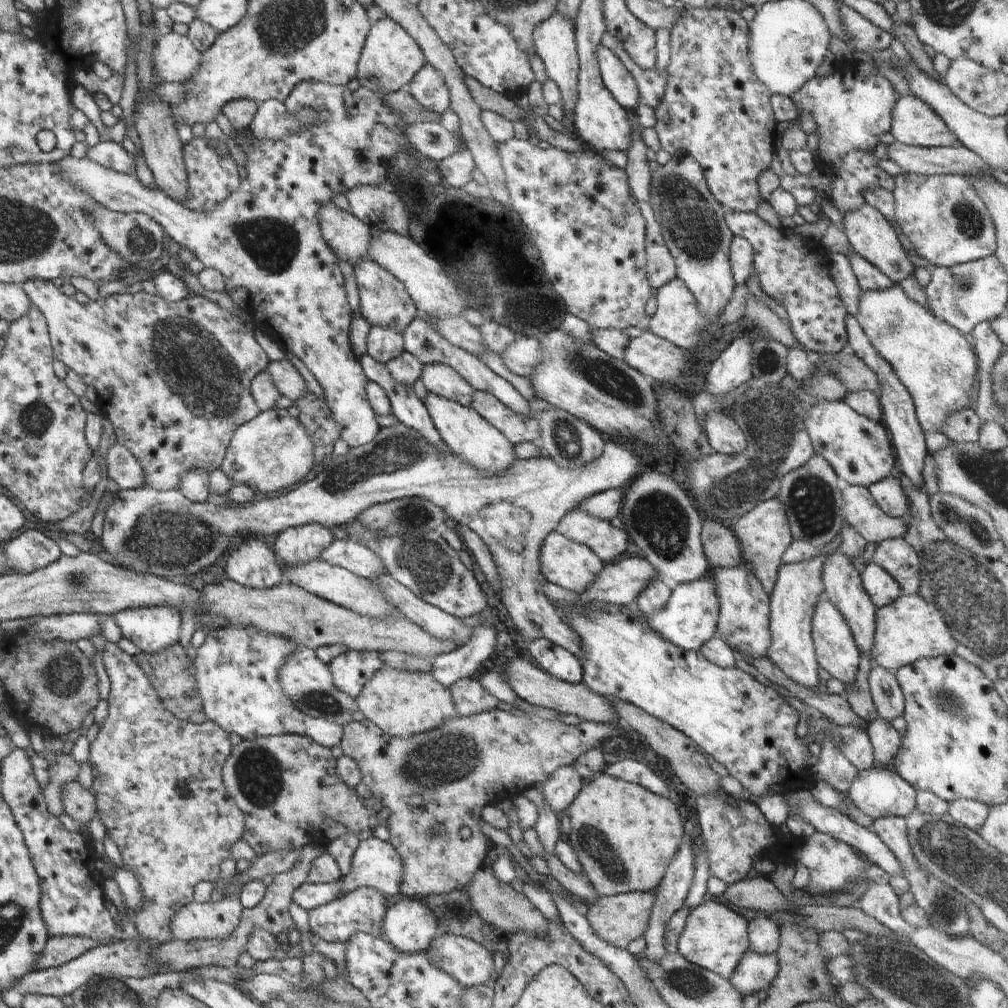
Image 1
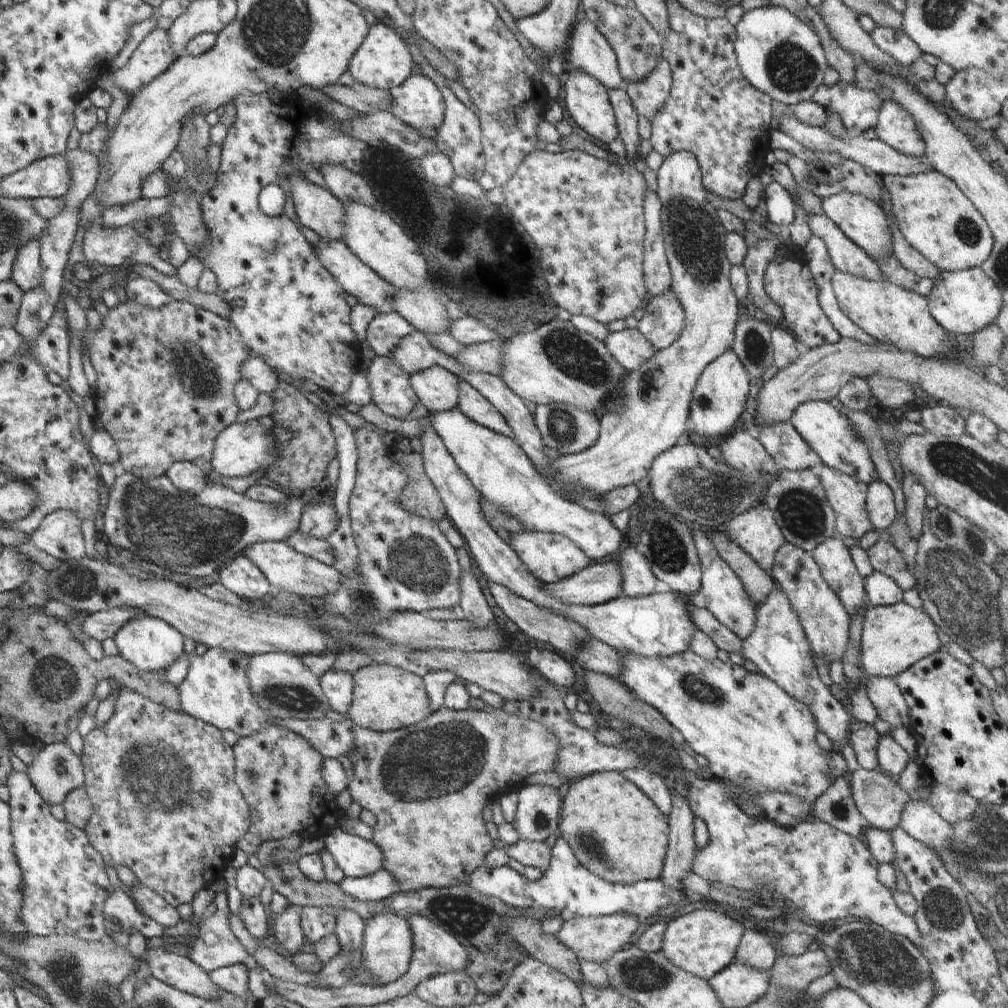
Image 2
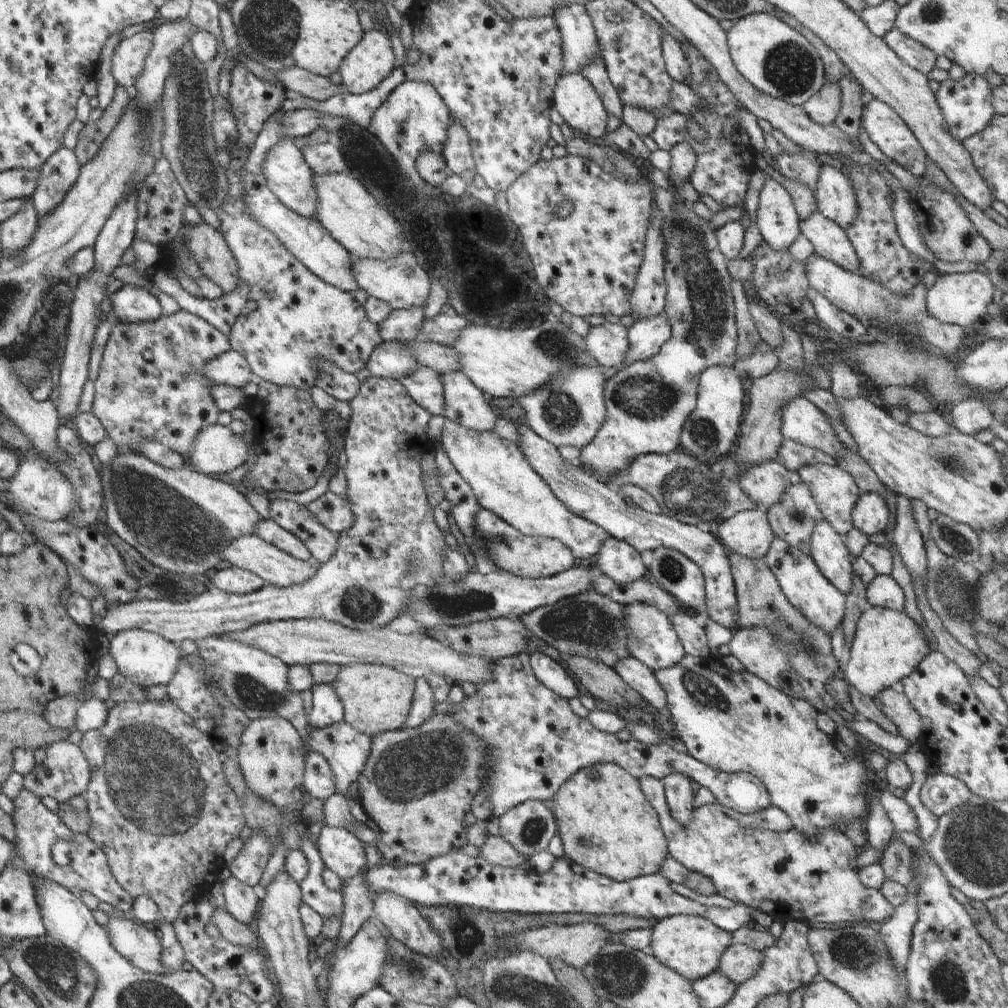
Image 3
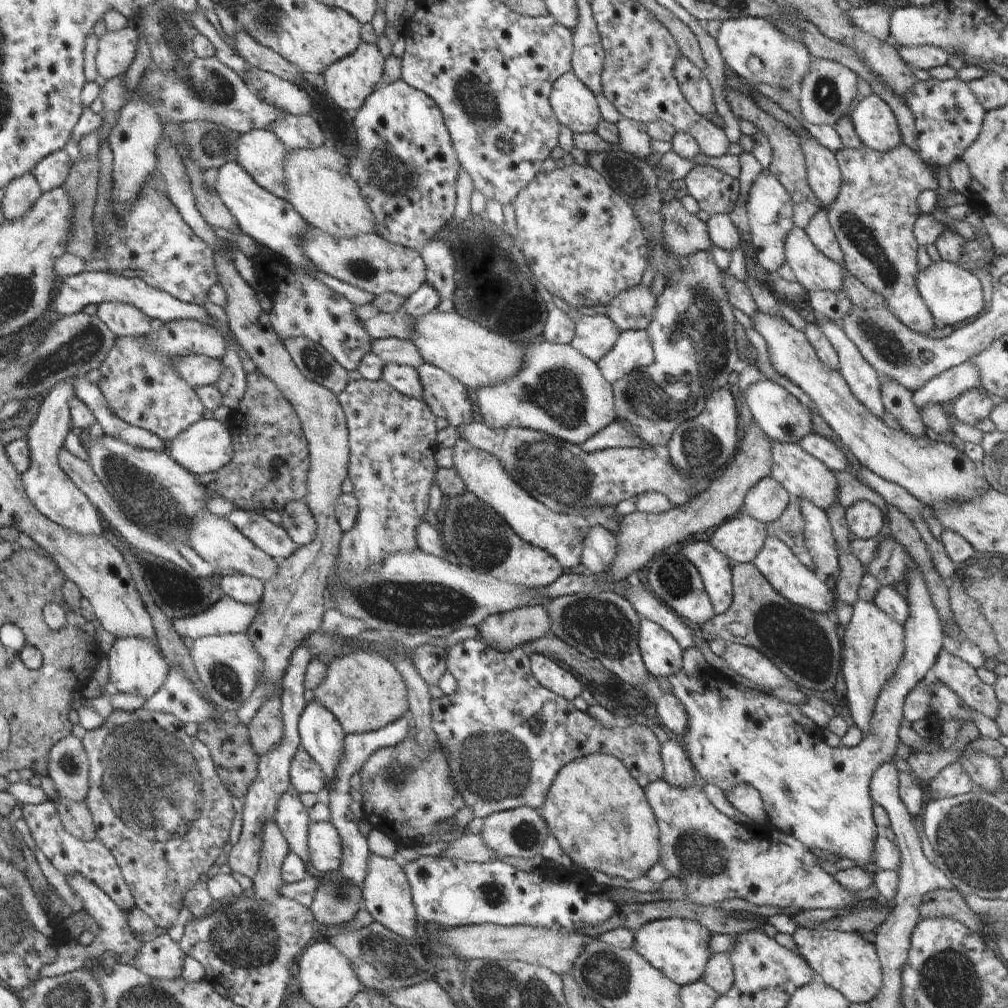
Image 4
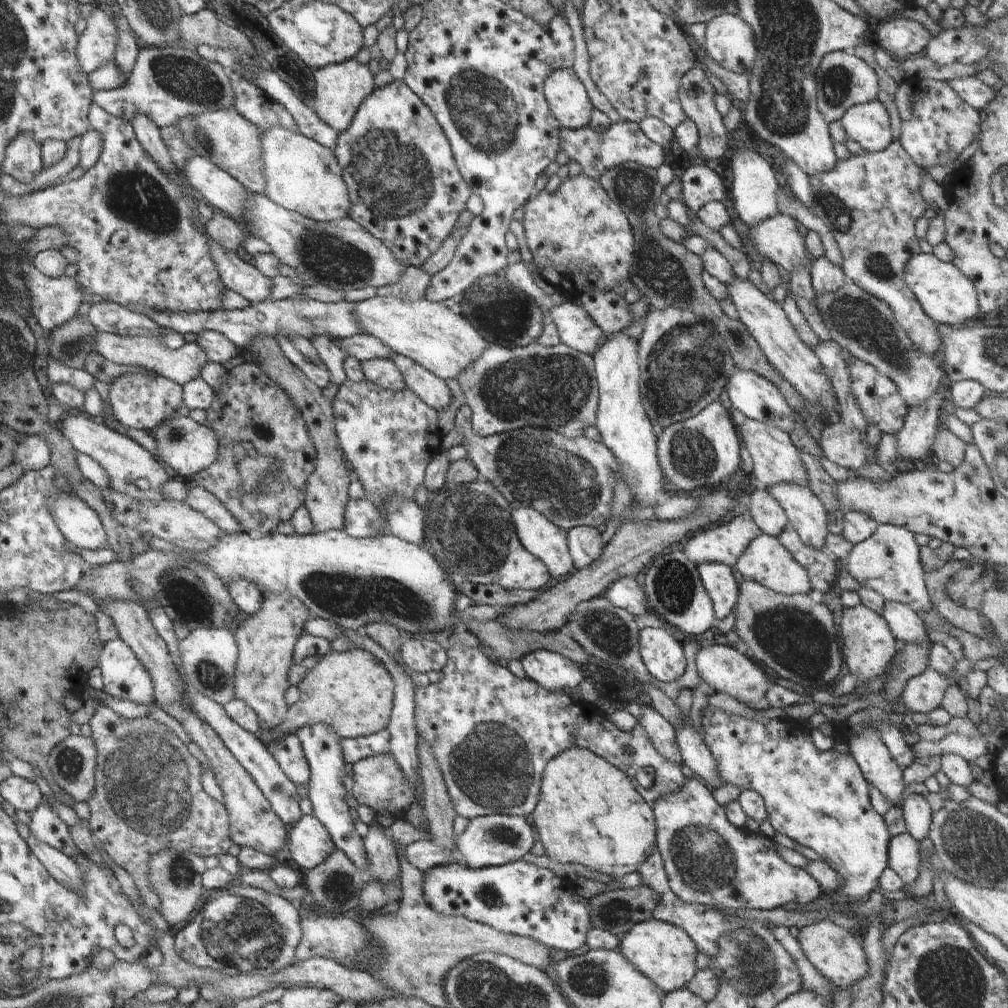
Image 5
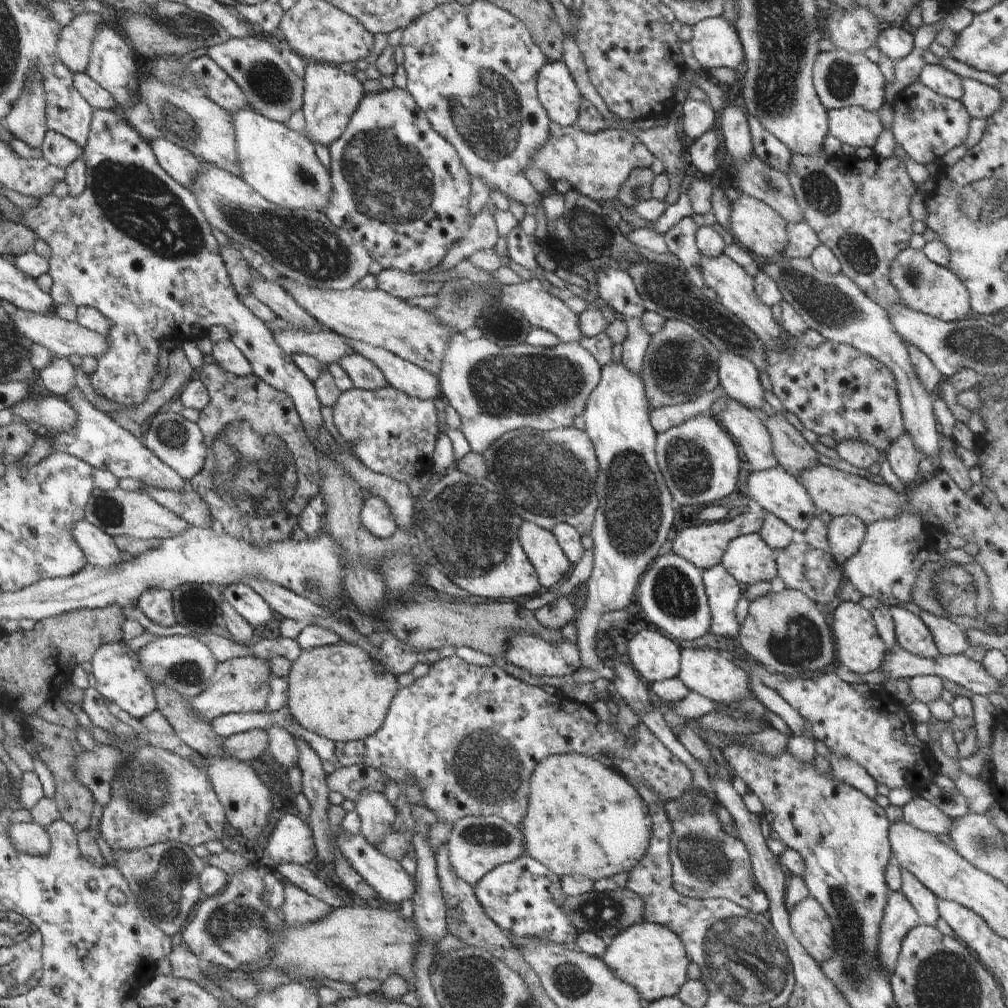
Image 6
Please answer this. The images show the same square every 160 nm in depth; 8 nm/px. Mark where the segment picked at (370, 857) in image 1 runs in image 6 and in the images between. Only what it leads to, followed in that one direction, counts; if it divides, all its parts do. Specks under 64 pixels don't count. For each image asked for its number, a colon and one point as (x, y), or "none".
2: (357, 857)
3: (341, 852)
4: (324, 843)
5: (310, 844)
6: (291, 841)

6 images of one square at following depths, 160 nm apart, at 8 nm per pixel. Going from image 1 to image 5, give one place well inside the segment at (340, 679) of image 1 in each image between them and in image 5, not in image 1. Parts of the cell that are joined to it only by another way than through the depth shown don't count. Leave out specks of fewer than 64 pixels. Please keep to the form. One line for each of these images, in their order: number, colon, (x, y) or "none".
2: (337, 685)
3: (327, 709)
4: (321, 734)
5: (322, 746)

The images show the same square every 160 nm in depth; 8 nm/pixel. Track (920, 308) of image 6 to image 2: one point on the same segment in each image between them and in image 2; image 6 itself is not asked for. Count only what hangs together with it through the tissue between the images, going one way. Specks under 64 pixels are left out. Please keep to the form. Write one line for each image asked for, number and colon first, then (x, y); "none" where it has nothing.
2: (962, 302)
3: (961, 299)
4: (953, 294)
5: (946, 295)

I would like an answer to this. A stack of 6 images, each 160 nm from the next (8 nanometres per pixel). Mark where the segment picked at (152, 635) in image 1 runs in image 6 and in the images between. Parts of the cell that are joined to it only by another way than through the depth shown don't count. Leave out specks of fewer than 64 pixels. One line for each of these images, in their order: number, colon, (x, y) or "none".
2: (150, 644)
3: (146, 658)
4: (137, 666)
5: (124, 677)
6: (116, 667)

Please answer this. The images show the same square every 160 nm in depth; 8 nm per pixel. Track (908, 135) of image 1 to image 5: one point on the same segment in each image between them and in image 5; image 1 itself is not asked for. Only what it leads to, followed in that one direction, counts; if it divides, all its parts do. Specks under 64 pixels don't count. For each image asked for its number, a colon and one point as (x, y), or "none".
2: (895, 126)
3: (886, 129)
4: (873, 120)
5: (868, 124)

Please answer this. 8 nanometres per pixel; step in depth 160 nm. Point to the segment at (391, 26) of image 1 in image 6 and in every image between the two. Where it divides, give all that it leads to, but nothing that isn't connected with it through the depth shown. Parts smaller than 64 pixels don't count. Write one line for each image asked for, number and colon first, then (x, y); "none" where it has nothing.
2: (382, 61)
3: (371, 61)
4: (349, 82)
5: (340, 88)
6: (331, 96)

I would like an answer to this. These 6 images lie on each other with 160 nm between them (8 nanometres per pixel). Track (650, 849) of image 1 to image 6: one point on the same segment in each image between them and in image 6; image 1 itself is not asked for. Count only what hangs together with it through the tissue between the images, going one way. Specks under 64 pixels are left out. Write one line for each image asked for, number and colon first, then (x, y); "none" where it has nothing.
2: (615, 831)
3: (606, 824)
4: (599, 814)
5: (589, 813)
6: (584, 818)

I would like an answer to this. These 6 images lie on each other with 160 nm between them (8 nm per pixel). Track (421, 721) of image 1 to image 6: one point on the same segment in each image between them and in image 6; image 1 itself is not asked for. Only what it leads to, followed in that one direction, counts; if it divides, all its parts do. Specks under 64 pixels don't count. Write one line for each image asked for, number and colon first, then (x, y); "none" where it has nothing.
2: (386, 698)
3: (376, 698)
4: (364, 691)
5: (352, 693)
6: (340, 692)

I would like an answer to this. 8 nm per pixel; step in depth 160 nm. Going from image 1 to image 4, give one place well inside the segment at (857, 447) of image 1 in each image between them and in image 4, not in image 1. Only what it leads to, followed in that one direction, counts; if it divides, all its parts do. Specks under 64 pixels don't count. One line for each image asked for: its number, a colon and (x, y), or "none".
2: (828, 431)
3: (803, 422)
4: (782, 417)

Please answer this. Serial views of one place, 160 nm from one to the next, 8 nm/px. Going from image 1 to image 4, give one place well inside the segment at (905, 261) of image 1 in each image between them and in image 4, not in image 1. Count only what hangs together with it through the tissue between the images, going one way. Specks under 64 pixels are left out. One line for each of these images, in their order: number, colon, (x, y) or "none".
2: (860, 219)
3: (835, 197)
4: (824, 176)

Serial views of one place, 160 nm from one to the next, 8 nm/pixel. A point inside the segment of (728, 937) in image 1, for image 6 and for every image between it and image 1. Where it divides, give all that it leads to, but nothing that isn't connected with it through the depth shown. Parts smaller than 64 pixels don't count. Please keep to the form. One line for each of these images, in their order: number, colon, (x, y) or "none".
2: (703, 942)
3: (691, 945)
4: (677, 947)
5: (663, 952)
6: (649, 956)

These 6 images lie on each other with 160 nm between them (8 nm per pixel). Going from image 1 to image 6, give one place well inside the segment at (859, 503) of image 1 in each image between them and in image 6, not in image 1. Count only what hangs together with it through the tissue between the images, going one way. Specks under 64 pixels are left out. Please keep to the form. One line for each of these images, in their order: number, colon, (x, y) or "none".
2: (847, 496)
3: (835, 492)
4: (803, 476)
5: (775, 459)
6: (746, 427)

